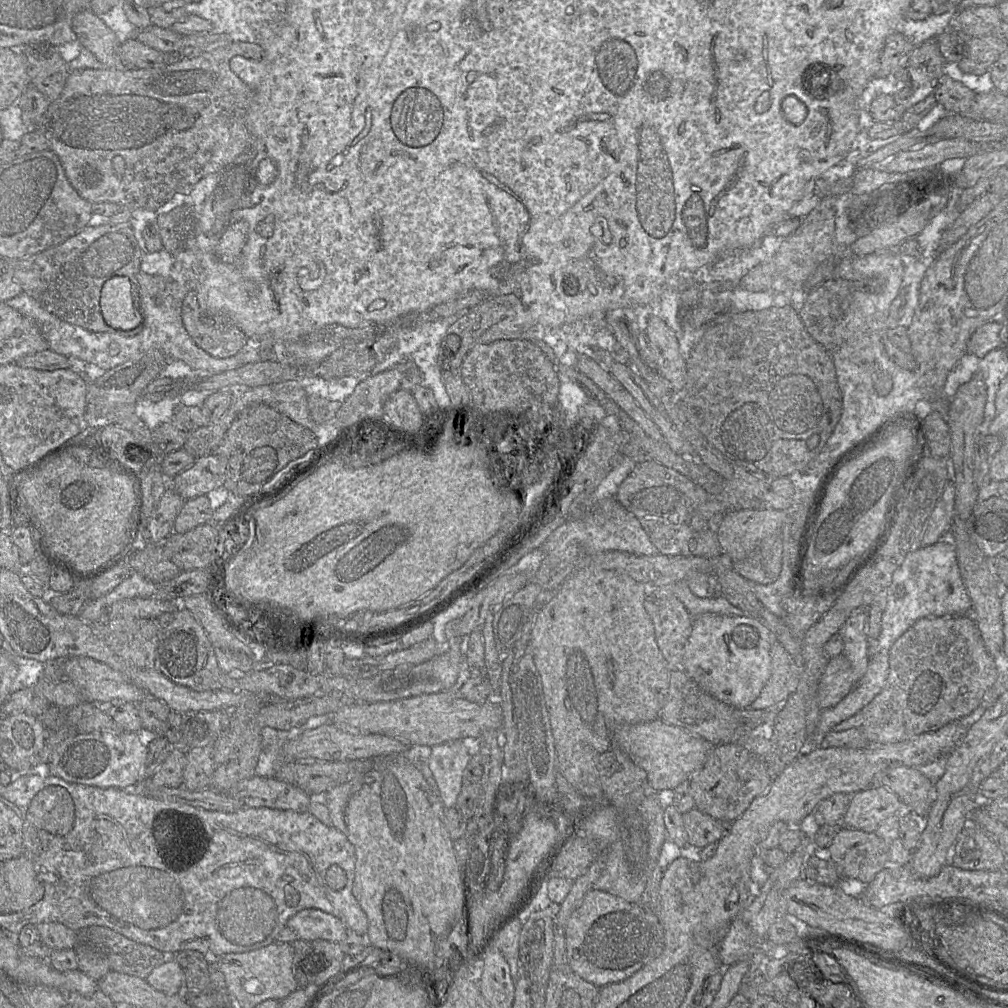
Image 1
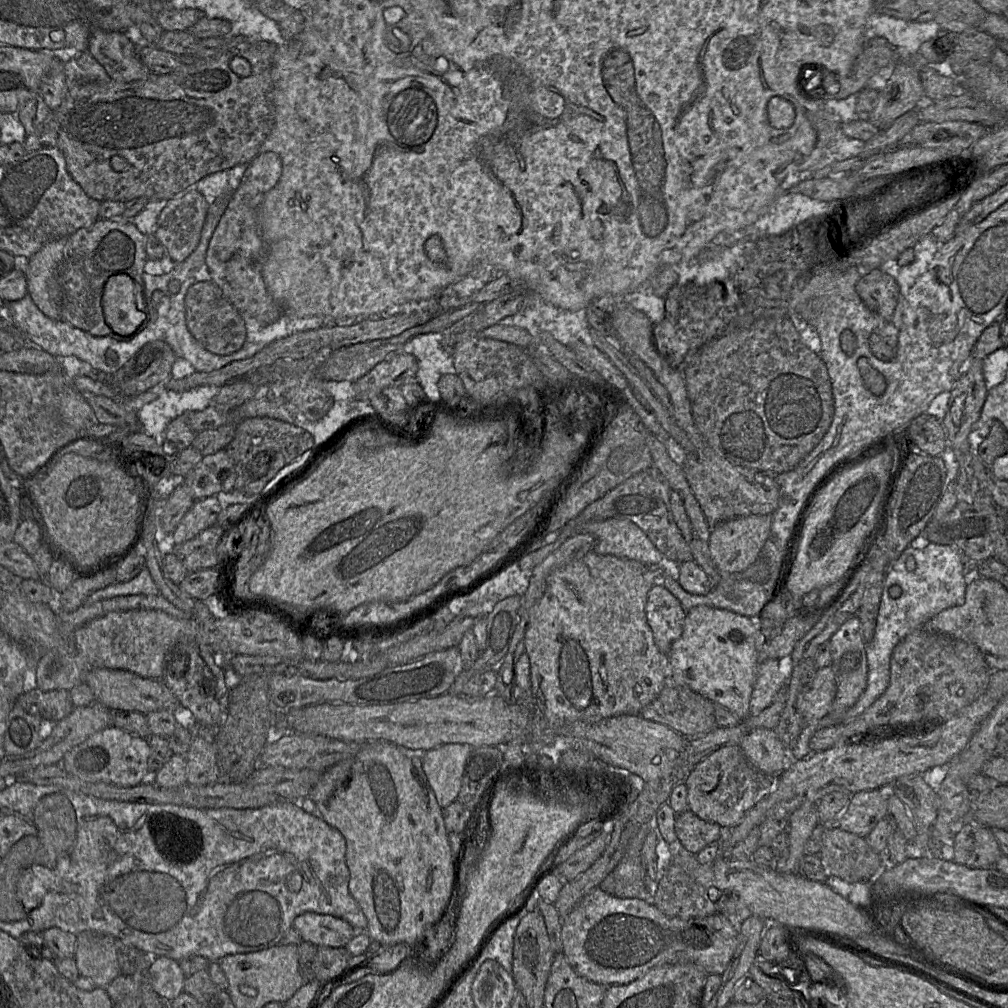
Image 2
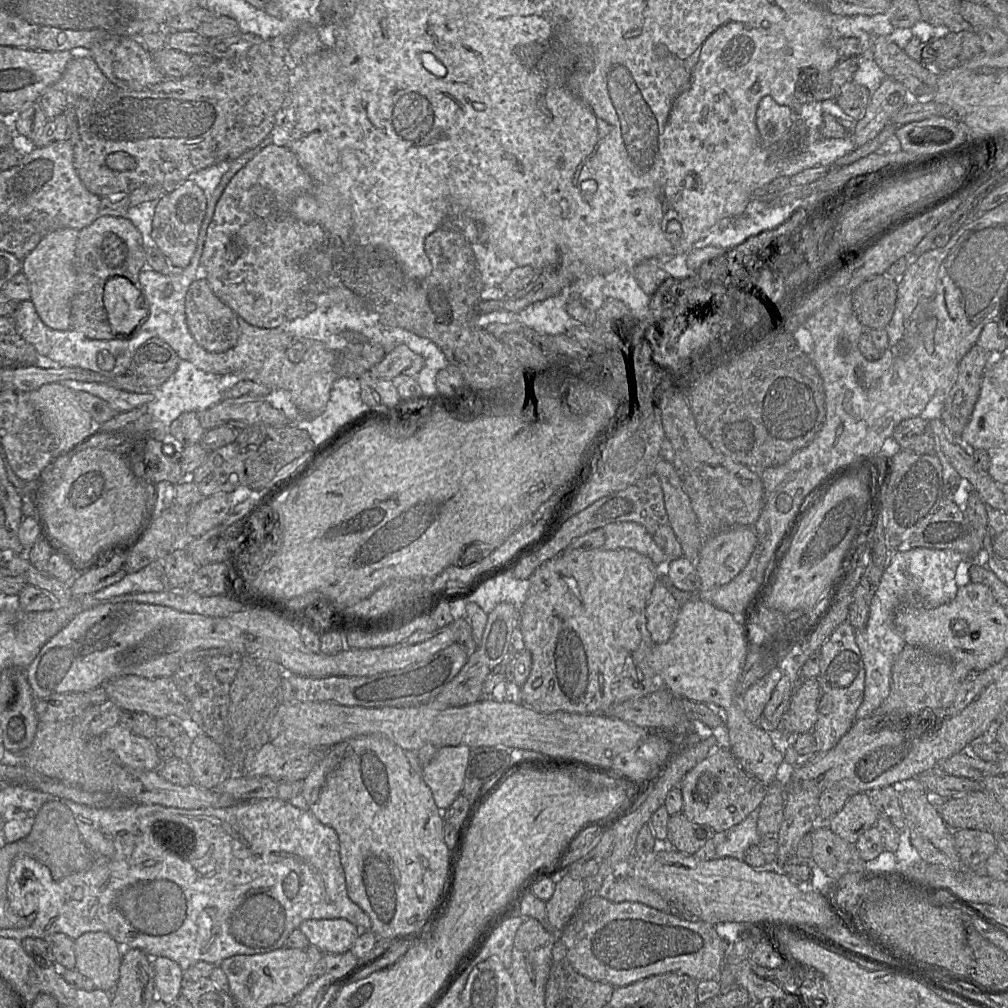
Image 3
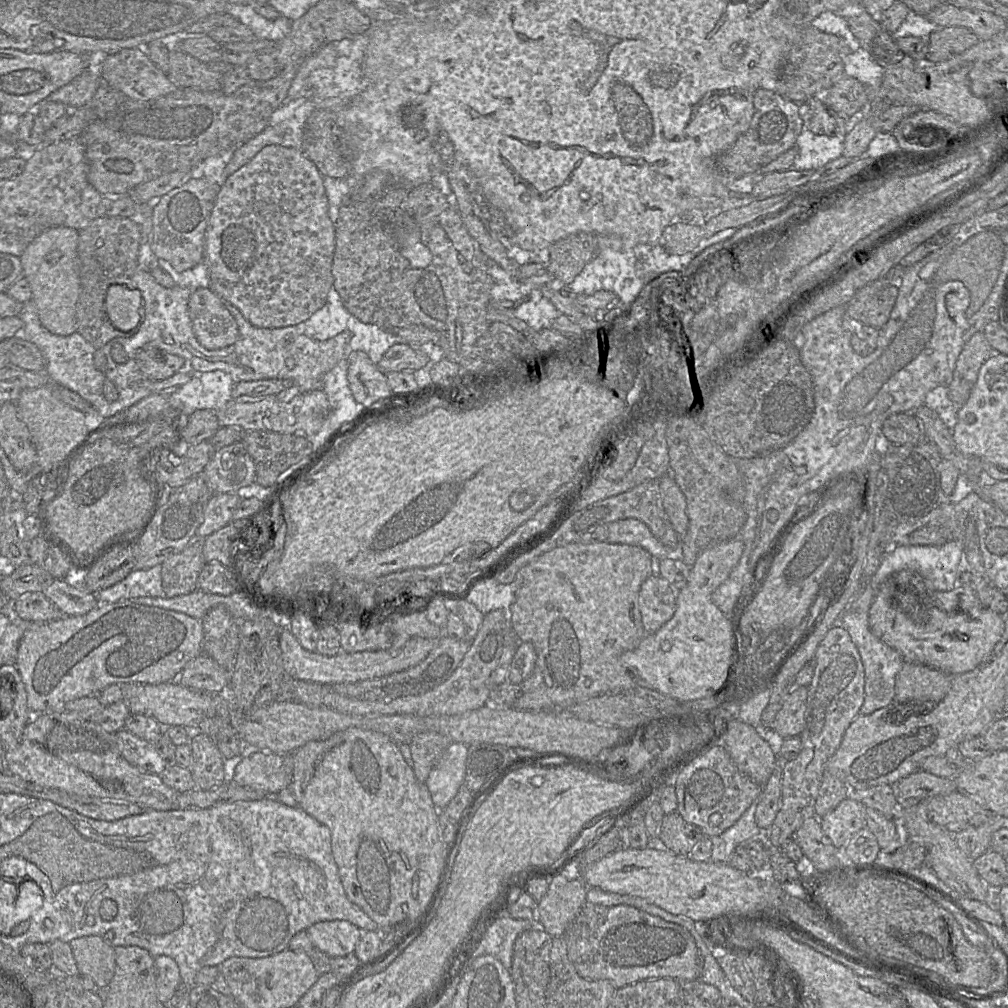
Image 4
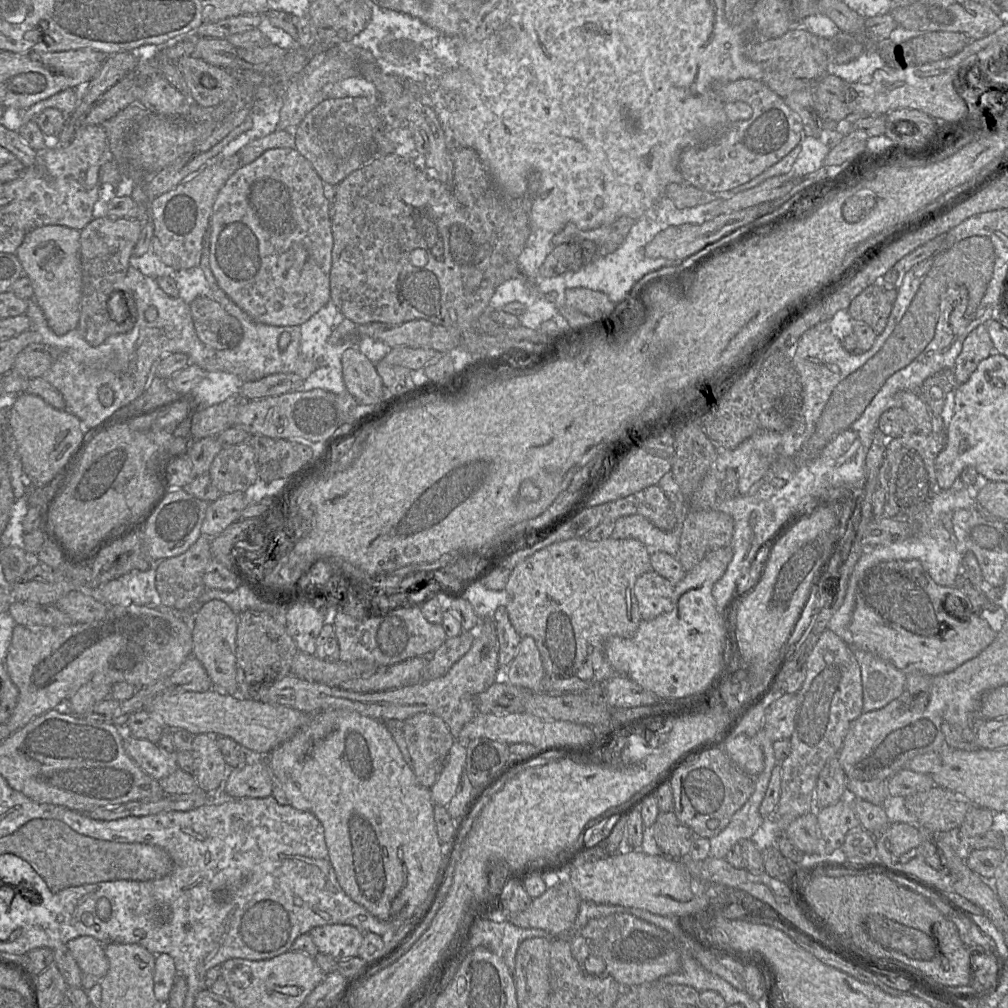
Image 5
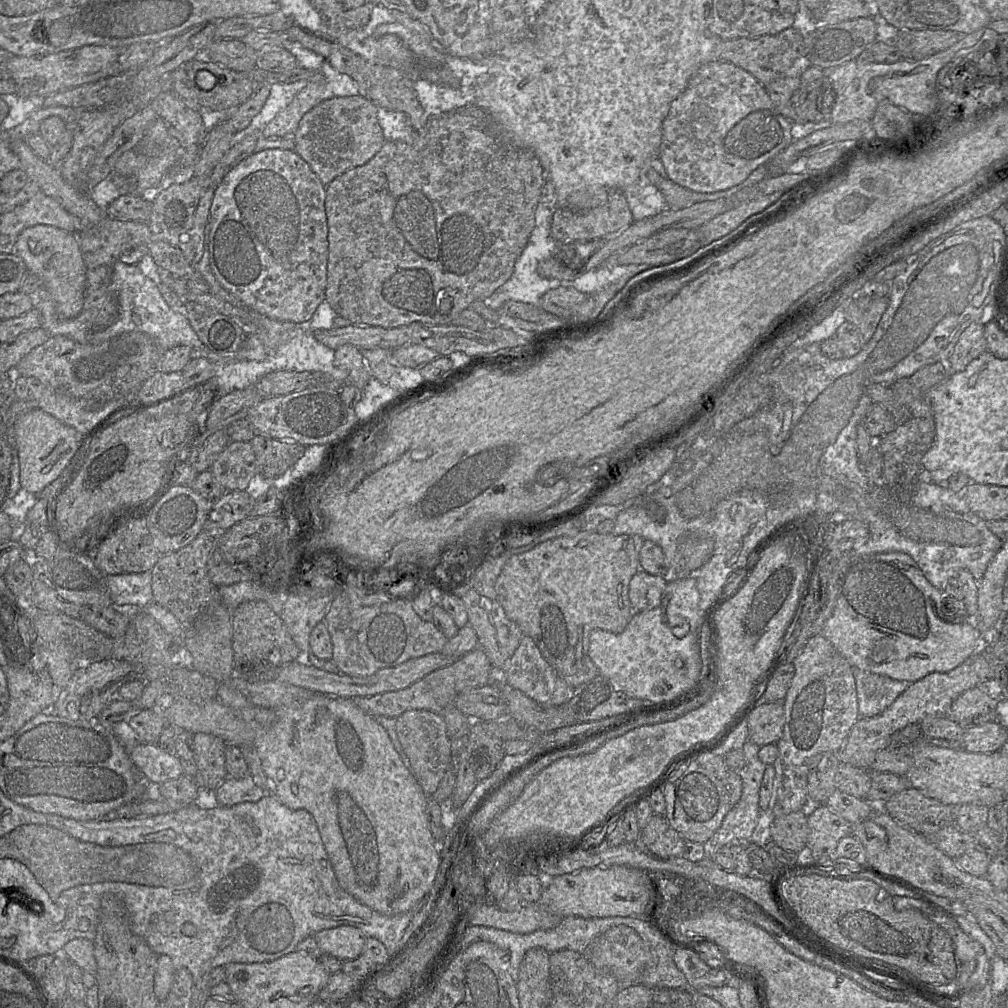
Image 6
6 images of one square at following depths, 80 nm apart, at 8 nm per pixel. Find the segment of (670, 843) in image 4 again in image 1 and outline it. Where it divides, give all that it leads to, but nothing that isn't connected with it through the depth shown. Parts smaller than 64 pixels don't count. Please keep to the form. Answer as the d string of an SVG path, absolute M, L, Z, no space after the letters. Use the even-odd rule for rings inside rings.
M694 808L683 814L688 844L702 849L718 843L731 829L732 822L719 821Z

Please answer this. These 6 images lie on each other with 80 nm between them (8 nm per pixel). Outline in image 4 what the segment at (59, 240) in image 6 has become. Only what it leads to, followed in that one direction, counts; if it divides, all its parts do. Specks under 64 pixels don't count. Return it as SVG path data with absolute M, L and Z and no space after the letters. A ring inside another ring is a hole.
M66 226L50 227L36 236L19 257L40 322L55 335L67 336L77 331L76 304L80 293L78 241L79 231Z

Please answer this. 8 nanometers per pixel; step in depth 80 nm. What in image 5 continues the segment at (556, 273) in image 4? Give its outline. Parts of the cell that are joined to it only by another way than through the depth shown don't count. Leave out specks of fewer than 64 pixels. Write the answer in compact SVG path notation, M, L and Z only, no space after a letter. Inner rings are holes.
M628 216L618 218L611 224L598 228L581 230L568 223L552 238L554 247L567 245L563 254L568 258L580 255L582 265L592 262L596 257L616 250L624 241L635 220Z

